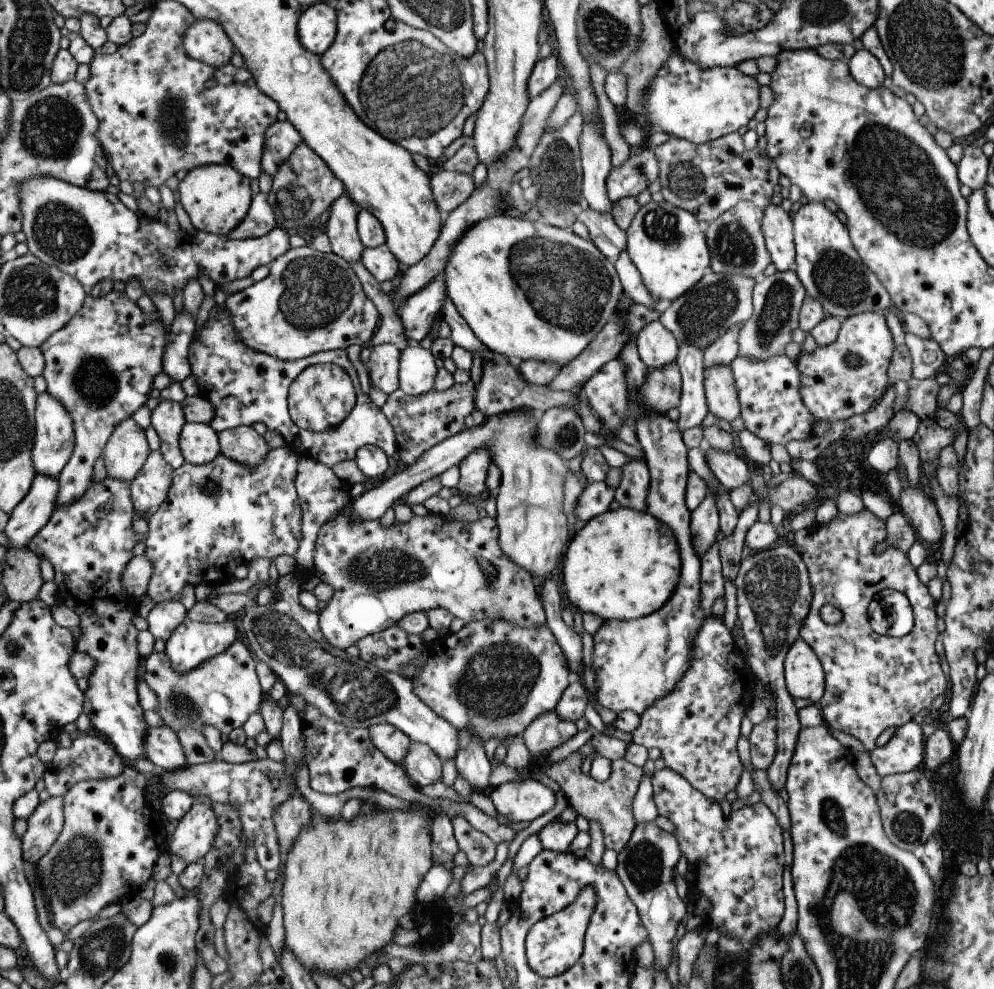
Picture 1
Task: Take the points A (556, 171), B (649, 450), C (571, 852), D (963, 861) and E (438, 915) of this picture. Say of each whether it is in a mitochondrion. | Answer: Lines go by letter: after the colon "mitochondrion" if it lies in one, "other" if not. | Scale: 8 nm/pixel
A: mitochondrion
B: other
C: other
D: other
E: other

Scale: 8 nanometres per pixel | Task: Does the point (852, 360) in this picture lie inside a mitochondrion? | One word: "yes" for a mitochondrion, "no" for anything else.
yes

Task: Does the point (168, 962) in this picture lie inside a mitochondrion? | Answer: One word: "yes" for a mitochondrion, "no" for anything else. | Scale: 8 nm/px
yes

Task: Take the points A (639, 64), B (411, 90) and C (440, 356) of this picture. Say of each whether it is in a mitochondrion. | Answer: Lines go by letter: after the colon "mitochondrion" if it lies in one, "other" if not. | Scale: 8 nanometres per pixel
A: mitochondrion
B: mitochondrion
C: other

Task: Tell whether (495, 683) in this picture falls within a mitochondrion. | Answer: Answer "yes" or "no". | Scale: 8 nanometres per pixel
yes

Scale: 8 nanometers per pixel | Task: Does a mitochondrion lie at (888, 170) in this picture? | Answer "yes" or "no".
yes

